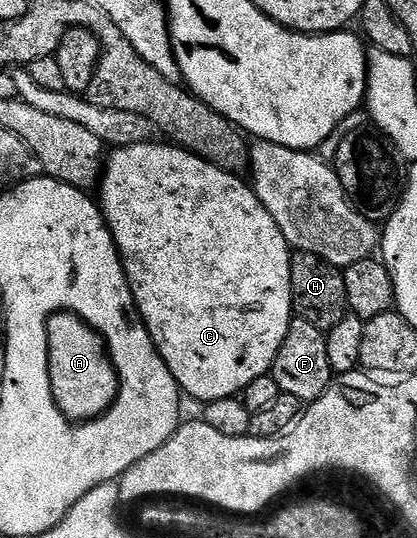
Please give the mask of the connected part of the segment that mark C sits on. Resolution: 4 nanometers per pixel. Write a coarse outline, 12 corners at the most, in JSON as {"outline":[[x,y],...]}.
{"outline":[[106,156],[99,209],[186,398],[289,333],[291,256],[238,174]]}

